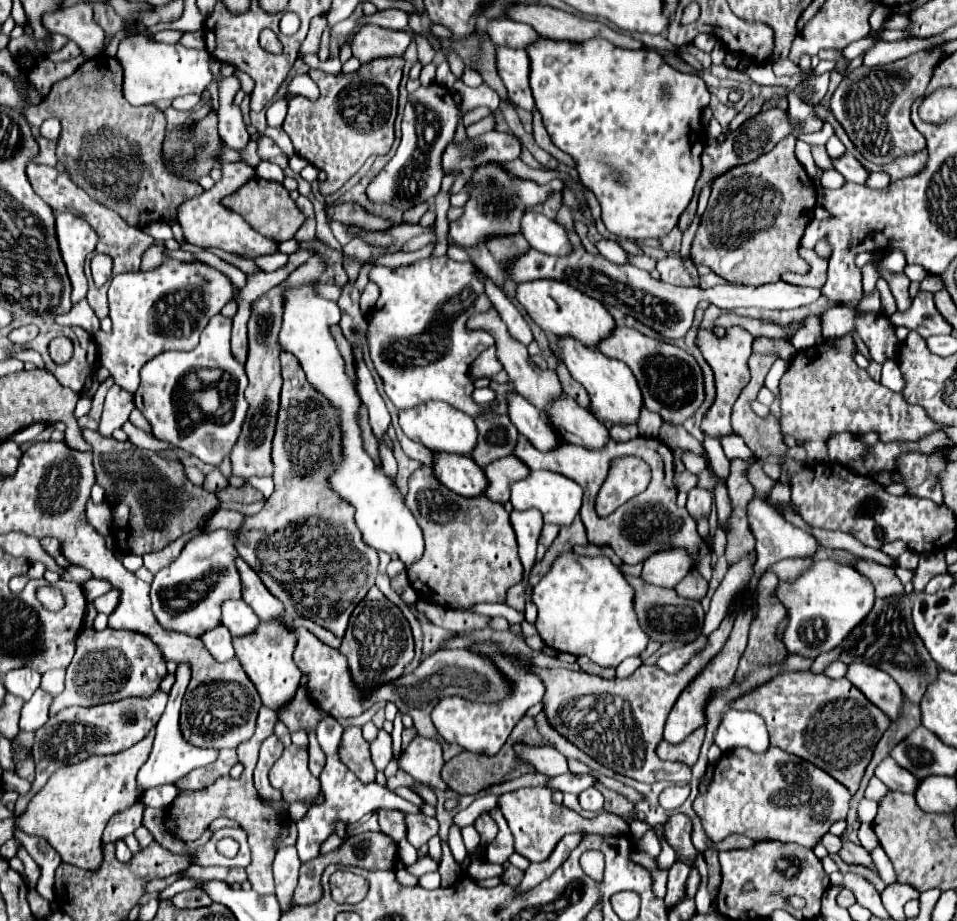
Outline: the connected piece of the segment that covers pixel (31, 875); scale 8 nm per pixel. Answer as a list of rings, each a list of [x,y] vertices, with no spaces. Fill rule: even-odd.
[[[20,849],[18,857],[20,857],[20,859],[24,861],[24,865],[26,865],[26,869],[24,869],[26,883],[34,889],[34,887],[36,887],[36,883],[38,883],[38,879],[40,879],[40,867],[38,867],[38,865],[36,865],[36,861],[26,853],[26,849]]]

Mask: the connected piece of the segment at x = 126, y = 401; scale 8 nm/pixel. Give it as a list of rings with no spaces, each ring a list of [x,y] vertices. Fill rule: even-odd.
[[[112,385],[108,395],[106,395],[104,413],[102,413],[102,421],[100,421],[98,431],[102,435],[110,437],[114,429],[120,429],[128,421],[128,415],[130,415],[132,409],[134,409],[132,395],[128,391],[124,391],[122,387]]]

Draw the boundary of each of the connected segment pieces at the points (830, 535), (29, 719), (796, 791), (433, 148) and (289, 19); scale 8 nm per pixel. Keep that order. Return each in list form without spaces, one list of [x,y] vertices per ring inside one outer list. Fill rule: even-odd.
[[[814,529],[814,537],[824,545],[824,547],[832,547],[832,549],[844,549],[856,557],[864,557],[870,559],[874,563],[886,565],[886,567],[896,567],[896,559],[888,557],[886,553],[878,551],[878,549],[870,549],[866,545],[862,545],[858,539],[854,539],[852,535],[846,535],[842,531],[822,531],[822,529]]]
[[[36,689],[36,693],[32,695],[32,699],[26,701],[24,707],[22,707],[20,729],[22,731],[36,731],[38,727],[42,727],[48,721],[48,713],[50,713],[52,699],[54,697],[48,691]]]
[[[736,747],[734,751],[722,753],[714,767],[714,775],[708,789],[696,795],[692,809],[700,817],[702,827],[712,841],[722,841],[732,833],[740,833],[754,841],[794,841],[802,847],[814,849],[818,845],[818,839],[828,833],[832,823],[846,819],[848,801],[850,791],[846,791],[842,783],[838,783],[834,777],[826,775],[826,771],[796,755],[790,755],[778,747],[768,747],[764,755],[746,751],[746,747]]]
[[[432,83],[428,87],[420,87],[414,93],[410,93],[402,117],[400,147],[392,157],[392,161],[384,167],[384,171],[372,179],[368,187],[368,197],[376,203],[392,203],[402,213],[418,203],[434,199],[440,191],[440,181],[442,181],[440,157],[456,133],[458,121],[460,121],[460,111],[456,107],[454,93],[444,85]]]
[[[285,12],[280,20],[280,31],[282,31],[284,35],[286,35],[286,33],[288,33],[288,35],[290,35],[290,33],[294,35],[294,33],[298,31],[298,27],[300,27],[300,19],[296,17],[296,14],[292,12]]]

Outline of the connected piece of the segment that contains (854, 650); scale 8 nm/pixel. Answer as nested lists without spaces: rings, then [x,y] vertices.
[[[908,593],[900,597],[890,597],[890,599],[876,599],[870,615],[866,615],[866,619],[858,627],[854,627],[854,631],[850,631],[850,635],[838,647],[834,647],[834,651],[822,653],[812,663],[810,669],[814,673],[820,673],[832,661],[842,661],[842,663],[860,661],[886,671],[900,685],[906,699],[910,699],[914,705],[920,703],[926,687],[938,675],[938,665],[930,659],[924,643],[918,639],[918,633],[912,627]]]

